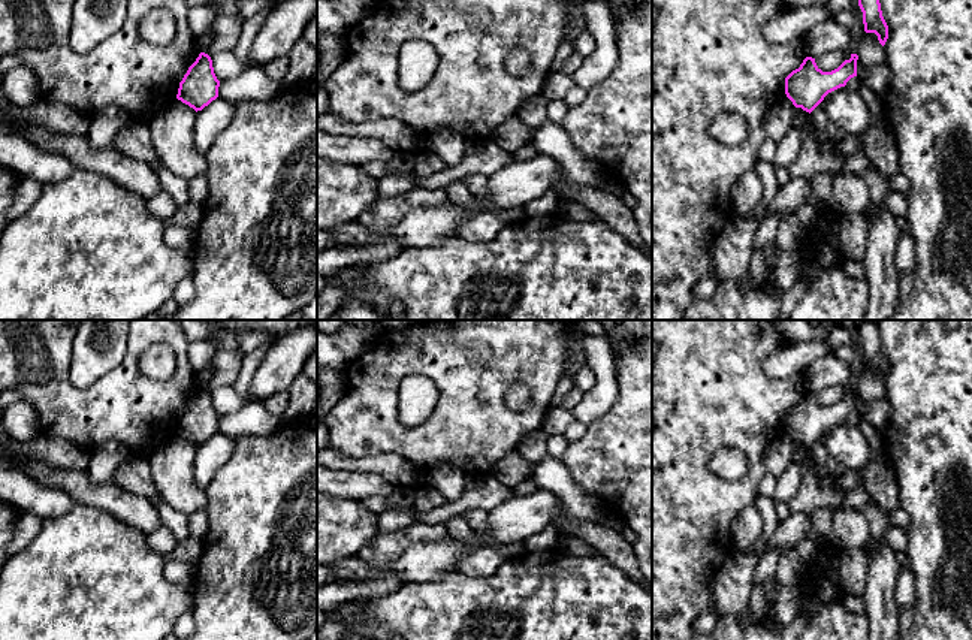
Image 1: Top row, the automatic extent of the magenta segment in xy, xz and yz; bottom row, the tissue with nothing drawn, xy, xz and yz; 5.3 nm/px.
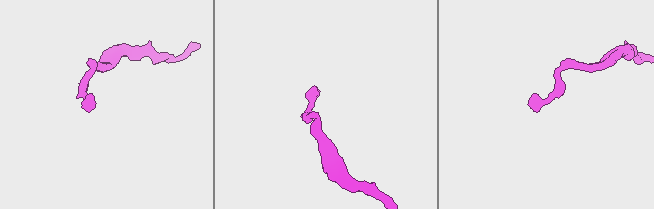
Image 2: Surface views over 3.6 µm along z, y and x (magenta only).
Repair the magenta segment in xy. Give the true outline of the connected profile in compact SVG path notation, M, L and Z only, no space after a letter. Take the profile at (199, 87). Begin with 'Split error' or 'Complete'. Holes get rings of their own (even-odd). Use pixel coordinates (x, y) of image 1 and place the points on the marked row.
Complete. M200 52L179 82L176 99L197 112L218 97L218 87L211 57Z

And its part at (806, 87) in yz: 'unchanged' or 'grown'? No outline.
unchanged

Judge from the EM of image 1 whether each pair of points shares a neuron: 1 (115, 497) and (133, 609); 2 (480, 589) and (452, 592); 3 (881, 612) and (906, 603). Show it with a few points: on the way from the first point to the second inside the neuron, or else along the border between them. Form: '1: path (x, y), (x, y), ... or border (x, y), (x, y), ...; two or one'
1: border (85, 504), (106, 510), (147, 533); two
2: path (473, 592), (459, 592); one
3: border (900, 571), (896, 580), (896, 607), (899, 610); two

